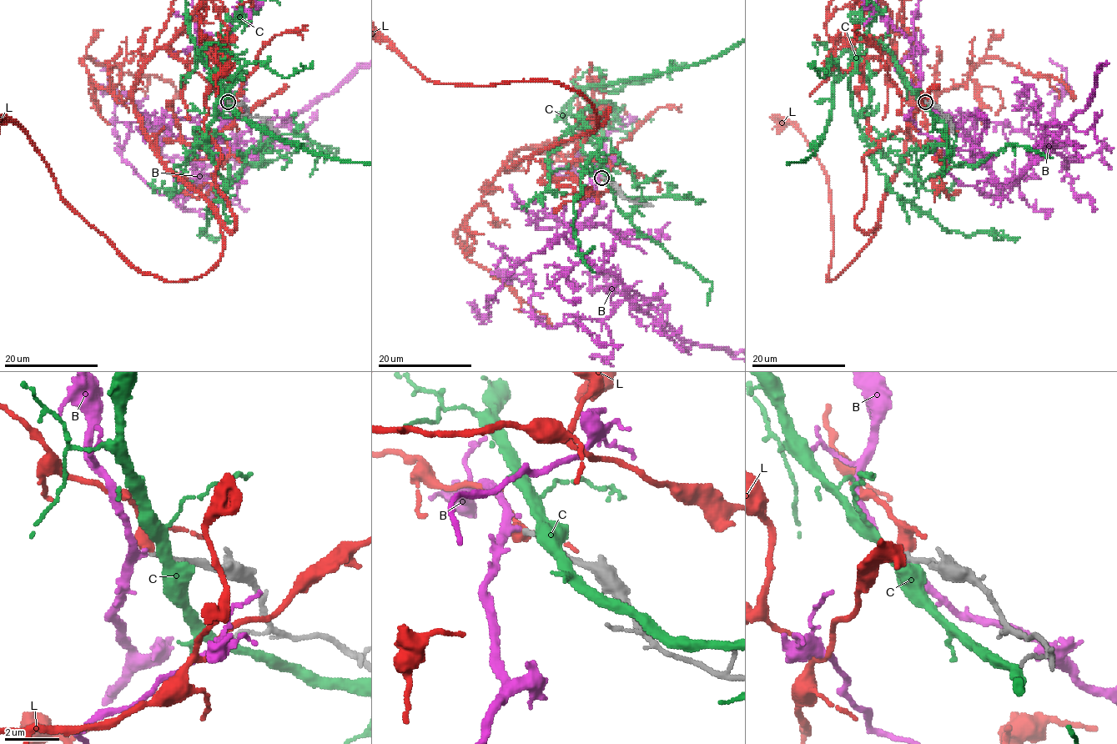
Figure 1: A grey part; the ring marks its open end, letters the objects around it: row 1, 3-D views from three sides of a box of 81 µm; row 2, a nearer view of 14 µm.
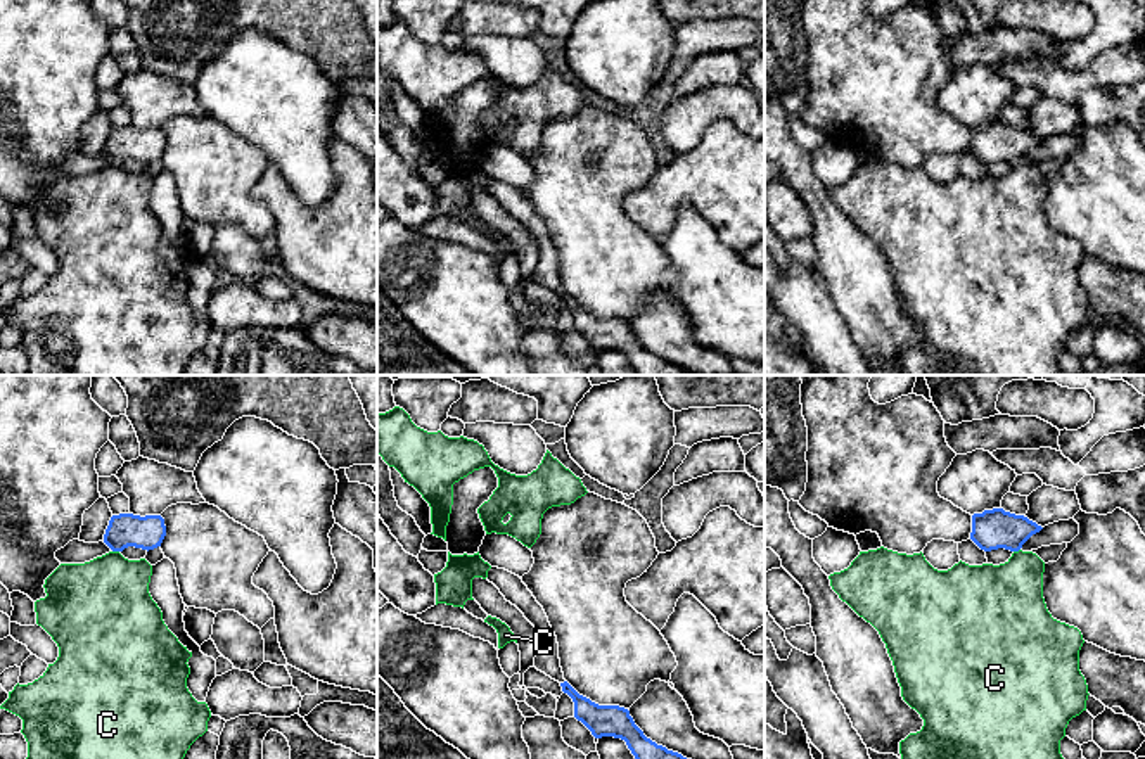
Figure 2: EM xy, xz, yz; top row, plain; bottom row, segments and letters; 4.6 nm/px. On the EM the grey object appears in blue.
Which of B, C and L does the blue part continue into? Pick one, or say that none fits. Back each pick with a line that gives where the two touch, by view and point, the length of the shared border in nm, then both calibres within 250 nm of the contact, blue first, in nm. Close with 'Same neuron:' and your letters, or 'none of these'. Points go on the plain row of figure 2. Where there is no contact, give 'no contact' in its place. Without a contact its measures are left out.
B: no contact
Same neuron: B

